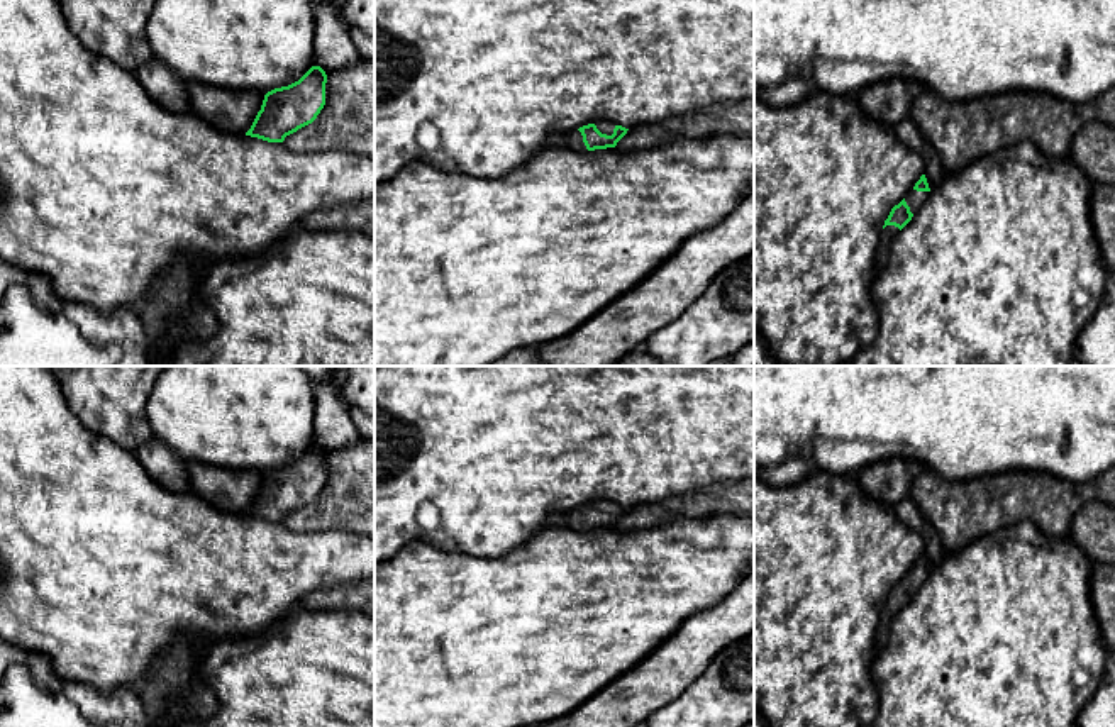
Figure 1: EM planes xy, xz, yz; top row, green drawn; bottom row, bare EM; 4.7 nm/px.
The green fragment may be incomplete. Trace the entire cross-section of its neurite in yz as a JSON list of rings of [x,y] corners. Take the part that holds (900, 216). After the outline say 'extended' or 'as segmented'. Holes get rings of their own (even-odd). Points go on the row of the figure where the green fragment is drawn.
[[[922,175],[913,190],[908,191],[907,197],[891,208],[879,234],[879,242],[874,254],[876,273],[886,266],[890,259],[890,247],[896,234],[912,220],[913,214],[922,207],[929,193],[930,188],[927,178]]] | extended

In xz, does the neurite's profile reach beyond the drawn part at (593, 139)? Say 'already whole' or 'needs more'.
needs more

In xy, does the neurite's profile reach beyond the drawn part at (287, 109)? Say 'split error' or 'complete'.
complete

